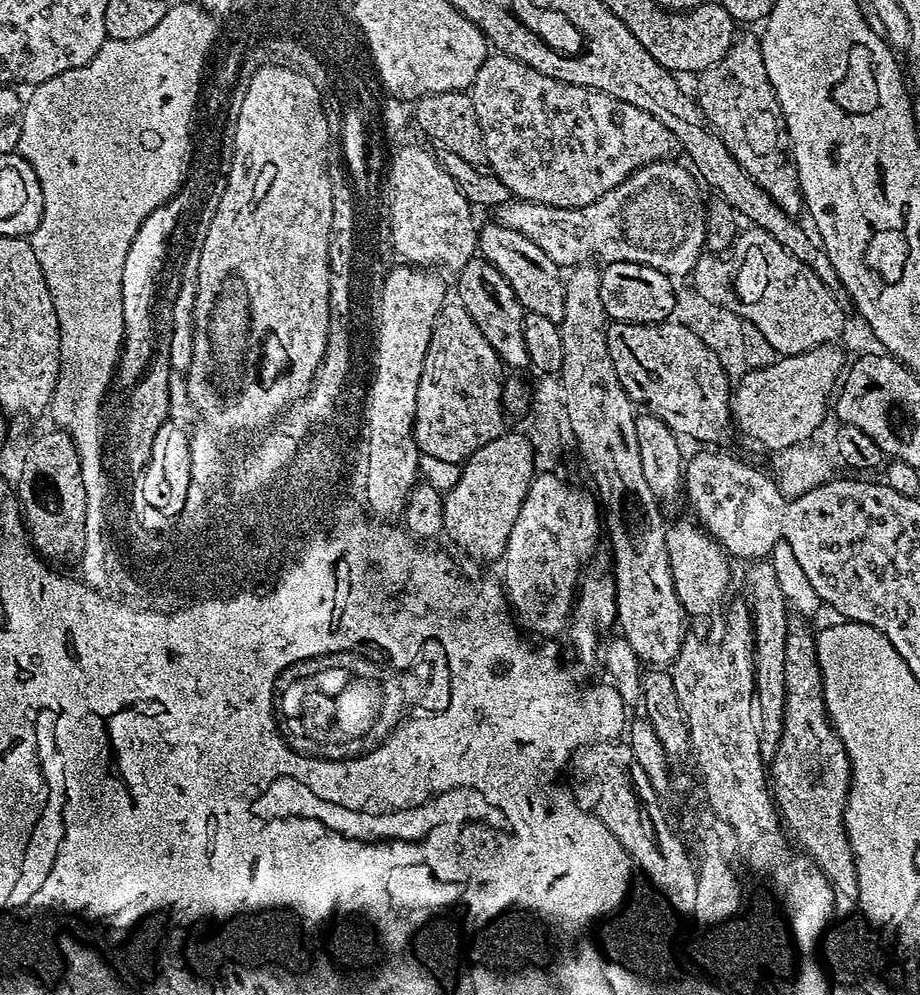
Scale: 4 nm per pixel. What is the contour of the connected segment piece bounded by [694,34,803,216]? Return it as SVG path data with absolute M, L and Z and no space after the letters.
M737 35L730 50L714 66L695 77L694 97L726 148L741 168L764 188L771 198L790 215L803 209L800 179L792 161L791 140L784 111L762 62L762 50L755 35Z

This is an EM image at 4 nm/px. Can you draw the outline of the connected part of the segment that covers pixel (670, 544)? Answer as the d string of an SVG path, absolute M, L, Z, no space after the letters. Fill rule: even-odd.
M684 520L681 524L667 525L668 533L666 534L666 550L670 558L670 574L674 578L674 590L680 599L680 605L684 608L689 617L708 616L720 603L725 603L724 595L728 592L728 583L732 580L732 568L730 557L724 551L724 547L717 542L712 536L704 531L699 523Z

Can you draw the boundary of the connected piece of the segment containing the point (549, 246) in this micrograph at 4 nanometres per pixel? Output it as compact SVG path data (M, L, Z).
M665 158L639 165L612 190L581 208L555 208L513 198L499 205L494 216L532 239L561 266L601 256L604 262L638 262L673 278L687 277L706 248L706 200L700 197L697 177L674 161Z

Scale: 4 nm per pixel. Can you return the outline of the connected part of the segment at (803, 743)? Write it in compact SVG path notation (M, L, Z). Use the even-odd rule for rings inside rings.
M789 623L788 633L786 634L785 644L785 714L784 714L784 729L781 732L780 743L776 746L776 753L773 755L770 762L770 786L774 795L774 799L778 805L779 811L783 813L785 819L788 820L794 831L800 835L802 843L808 847L808 852L813 861L818 865L821 872L827 876L832 887L836 889L841 897L848 896L850 898L858 897L858 886L852 886L852 876L856 872L850 872L848 859L852 857L851 844L848 841L848 831L844 829L844 811L848 805L848 791L852 789L852 763L848 757L848 751L844 749L844 744L840 740L839 734L832 726L832 721L828 718L828 707L824 704L824 679L820 676L820 663L816 657L816 636L804 624Z

